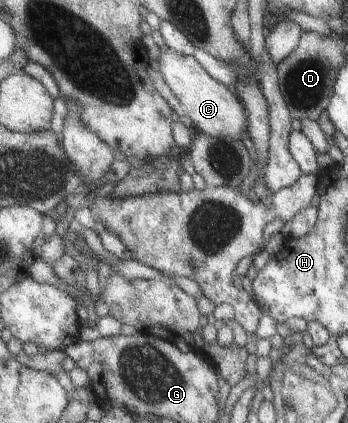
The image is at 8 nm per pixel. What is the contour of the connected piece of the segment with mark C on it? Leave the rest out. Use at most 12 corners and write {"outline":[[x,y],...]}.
{"outline":[[192,56],[157,62],[194,132],[242,141],[240,97]]}

